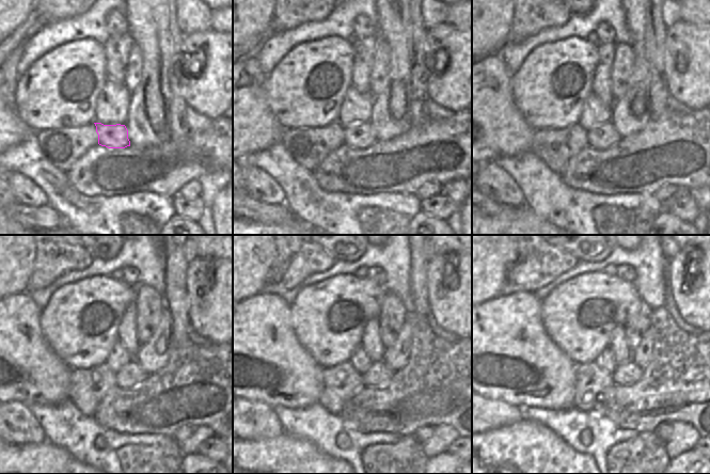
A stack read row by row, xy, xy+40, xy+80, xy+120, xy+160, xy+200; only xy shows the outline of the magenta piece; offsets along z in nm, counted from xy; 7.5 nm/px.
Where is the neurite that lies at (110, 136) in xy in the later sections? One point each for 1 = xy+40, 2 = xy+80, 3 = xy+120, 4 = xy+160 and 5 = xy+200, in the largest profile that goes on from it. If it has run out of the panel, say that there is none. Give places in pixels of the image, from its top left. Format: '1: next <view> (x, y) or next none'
1: next xy+40 (360, 136)
2: next xy+80 (605, 136)
3: next xy+120 (131, 374)
4: next xy+160 (378, 374)
5: next xy+200 (627, 374)

